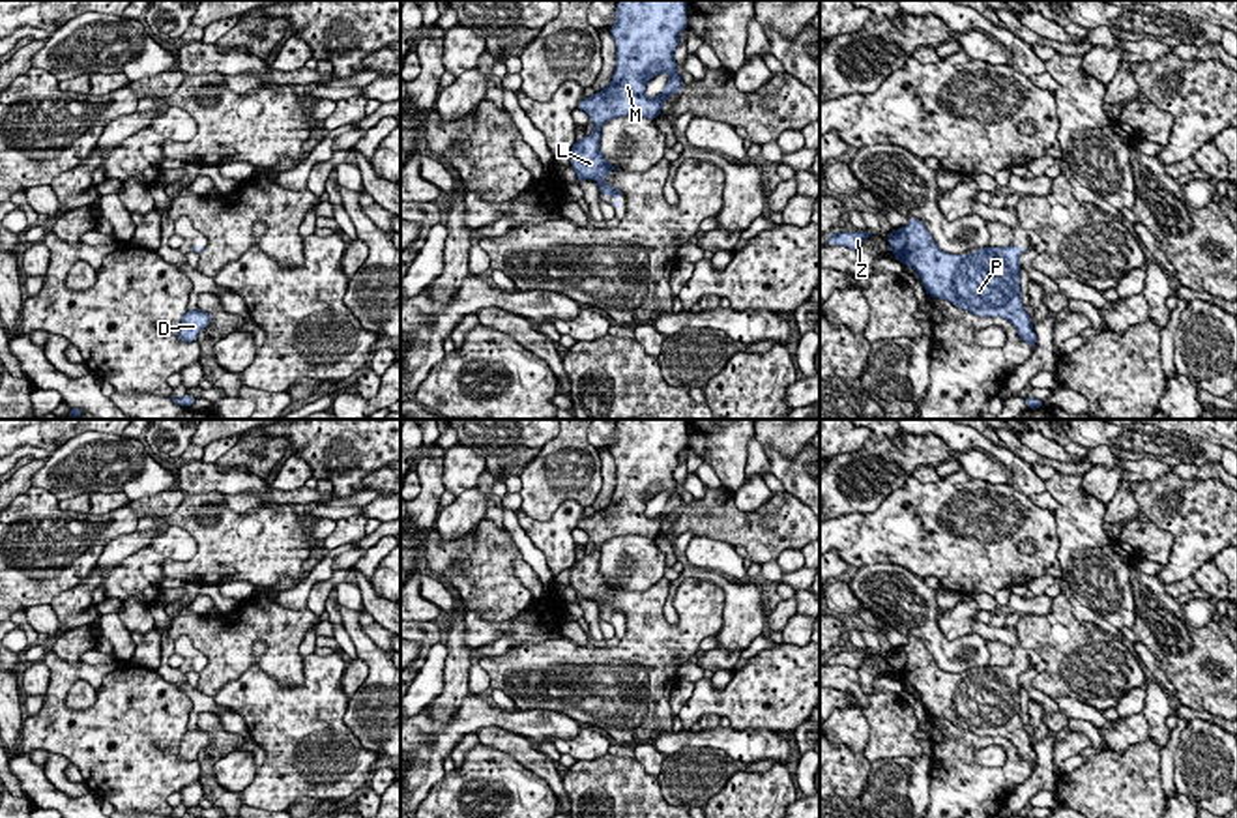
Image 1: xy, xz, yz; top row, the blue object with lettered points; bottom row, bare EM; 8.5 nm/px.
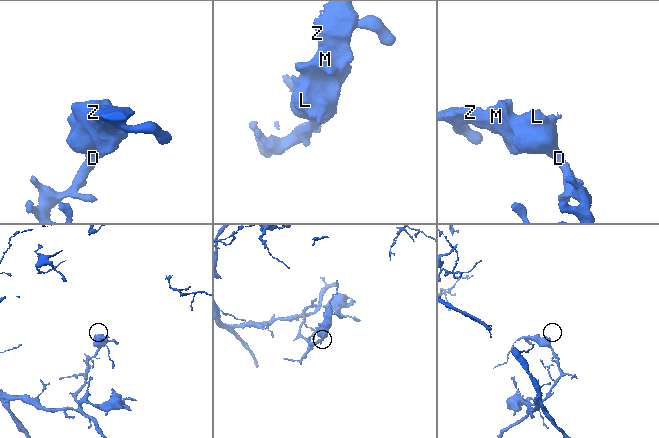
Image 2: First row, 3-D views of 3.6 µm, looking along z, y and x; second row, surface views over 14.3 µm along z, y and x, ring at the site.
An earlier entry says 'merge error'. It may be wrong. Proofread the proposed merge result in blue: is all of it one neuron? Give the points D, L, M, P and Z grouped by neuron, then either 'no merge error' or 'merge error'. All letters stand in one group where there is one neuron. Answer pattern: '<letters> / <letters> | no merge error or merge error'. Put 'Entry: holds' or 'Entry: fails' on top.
Entry: fails
D L M P Z | no merge error

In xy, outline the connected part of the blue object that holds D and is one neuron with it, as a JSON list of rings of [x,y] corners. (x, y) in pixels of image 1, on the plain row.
[[[198,726],[195,730],[185,730],[180,745],[178,758],[182,762],[193,762],[196,760],[198,752],[208,747],[211,741],[211,734],[200,730]]]

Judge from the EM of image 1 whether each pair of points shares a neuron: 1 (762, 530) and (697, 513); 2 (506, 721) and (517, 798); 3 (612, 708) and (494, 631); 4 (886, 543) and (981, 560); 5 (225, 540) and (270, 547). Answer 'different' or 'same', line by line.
1: same
2: different
3: different
4: same
5: same

